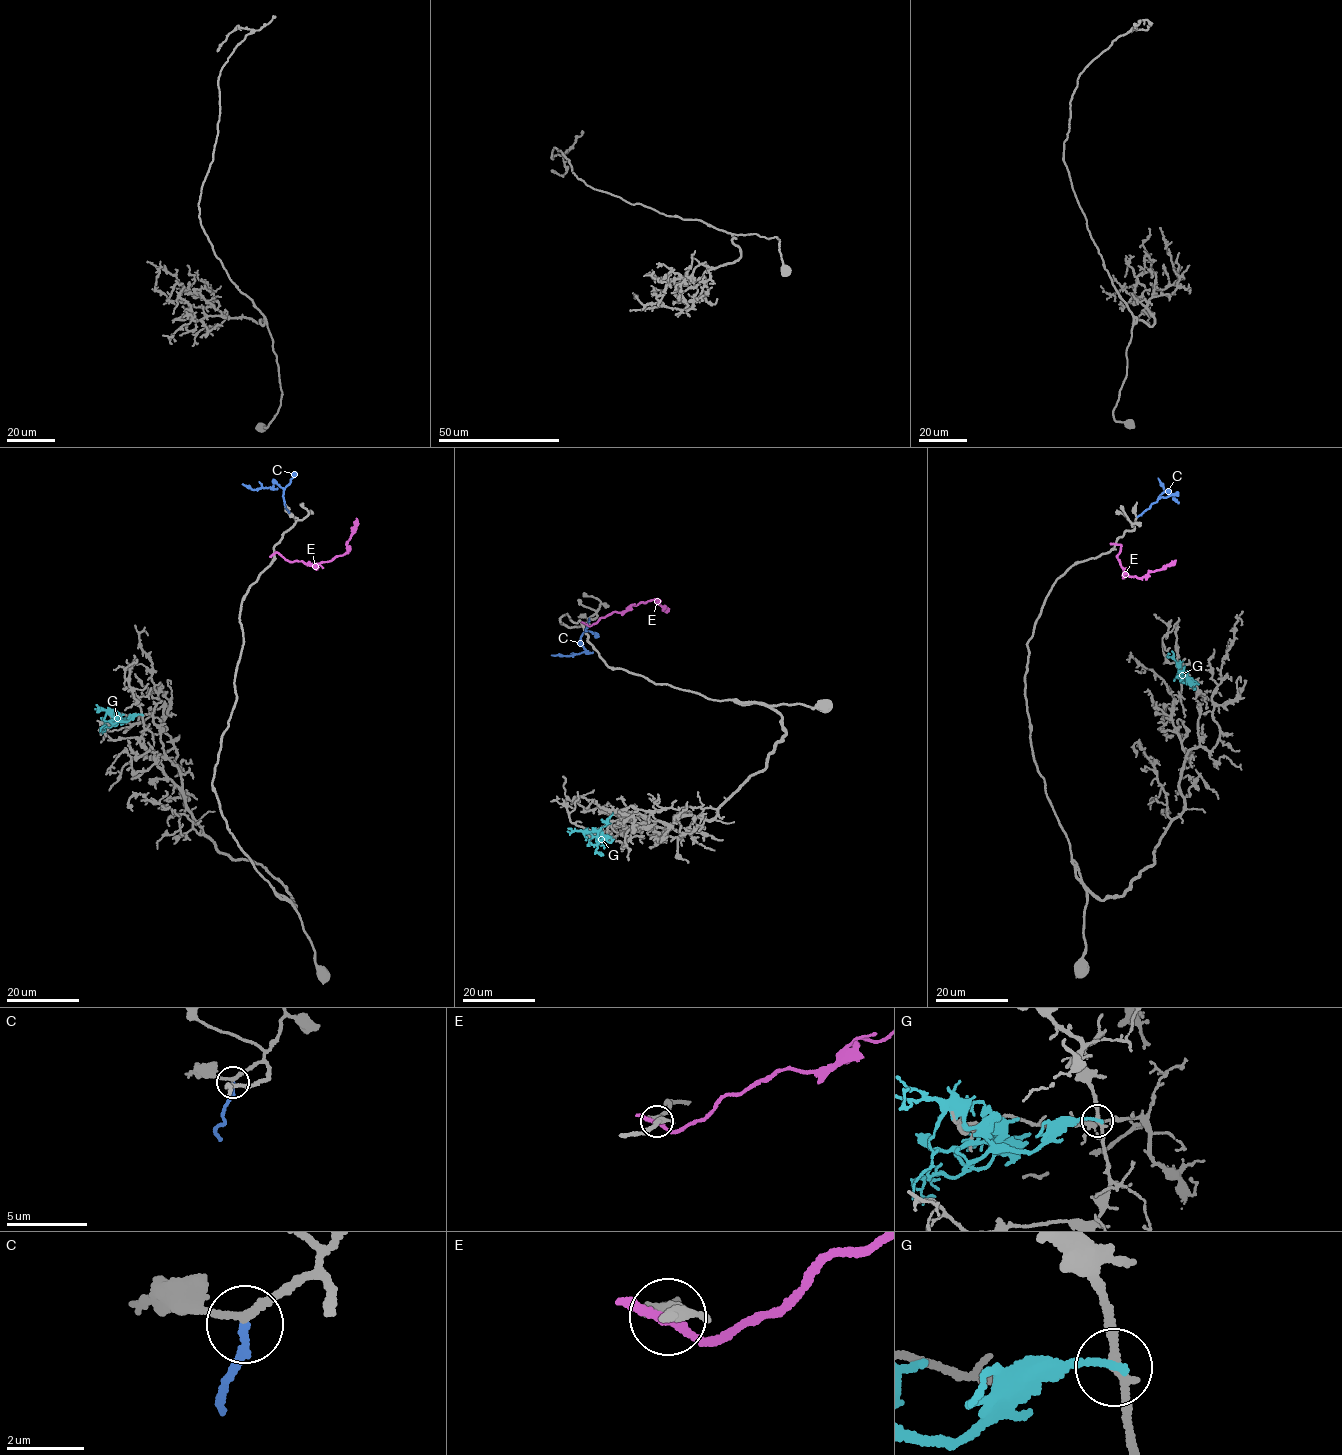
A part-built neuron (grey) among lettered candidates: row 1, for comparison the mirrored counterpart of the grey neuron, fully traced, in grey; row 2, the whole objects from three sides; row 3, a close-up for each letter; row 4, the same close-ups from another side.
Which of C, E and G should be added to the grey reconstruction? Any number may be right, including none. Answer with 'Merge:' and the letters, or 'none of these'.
Merge: C

